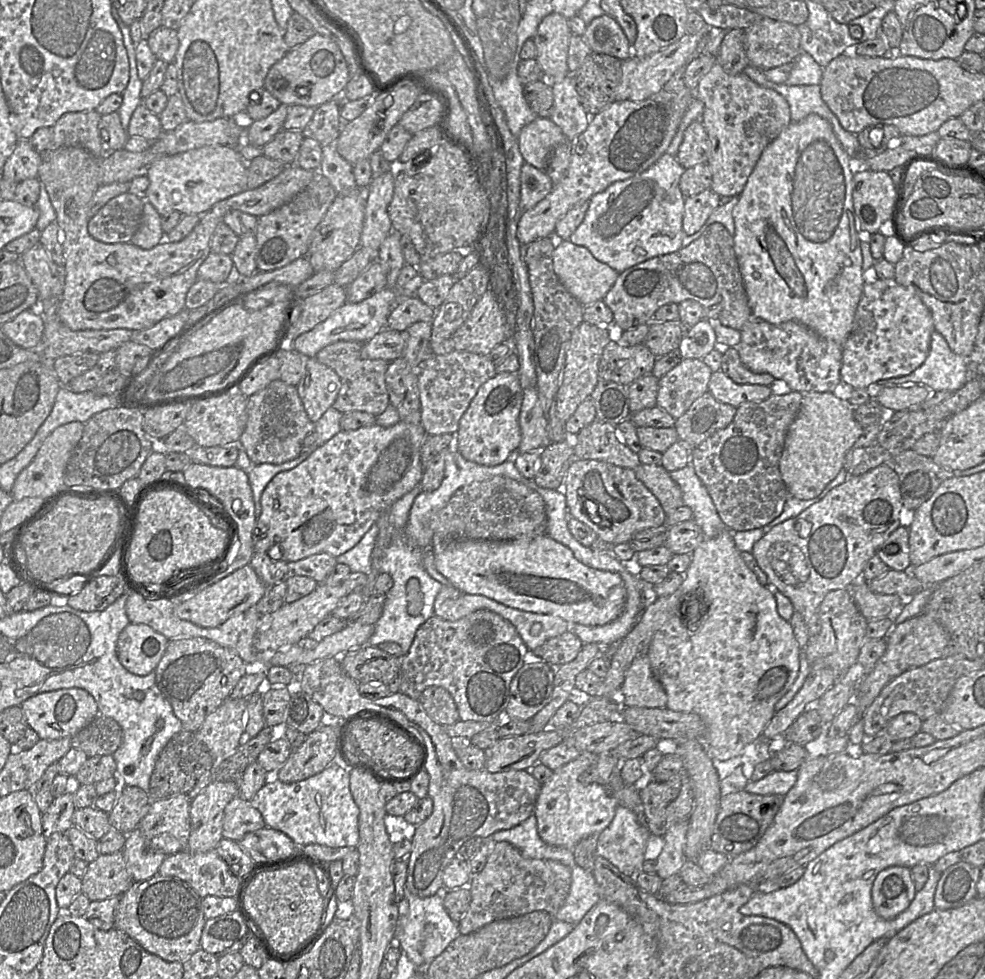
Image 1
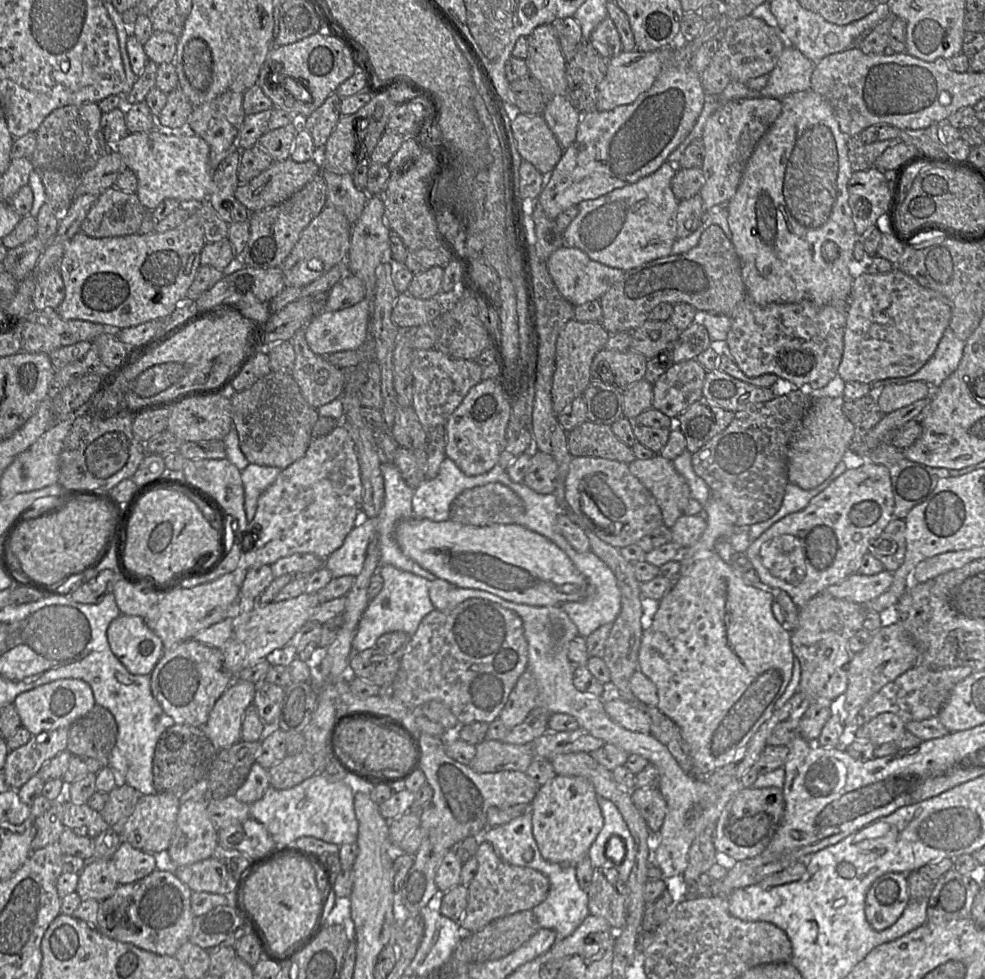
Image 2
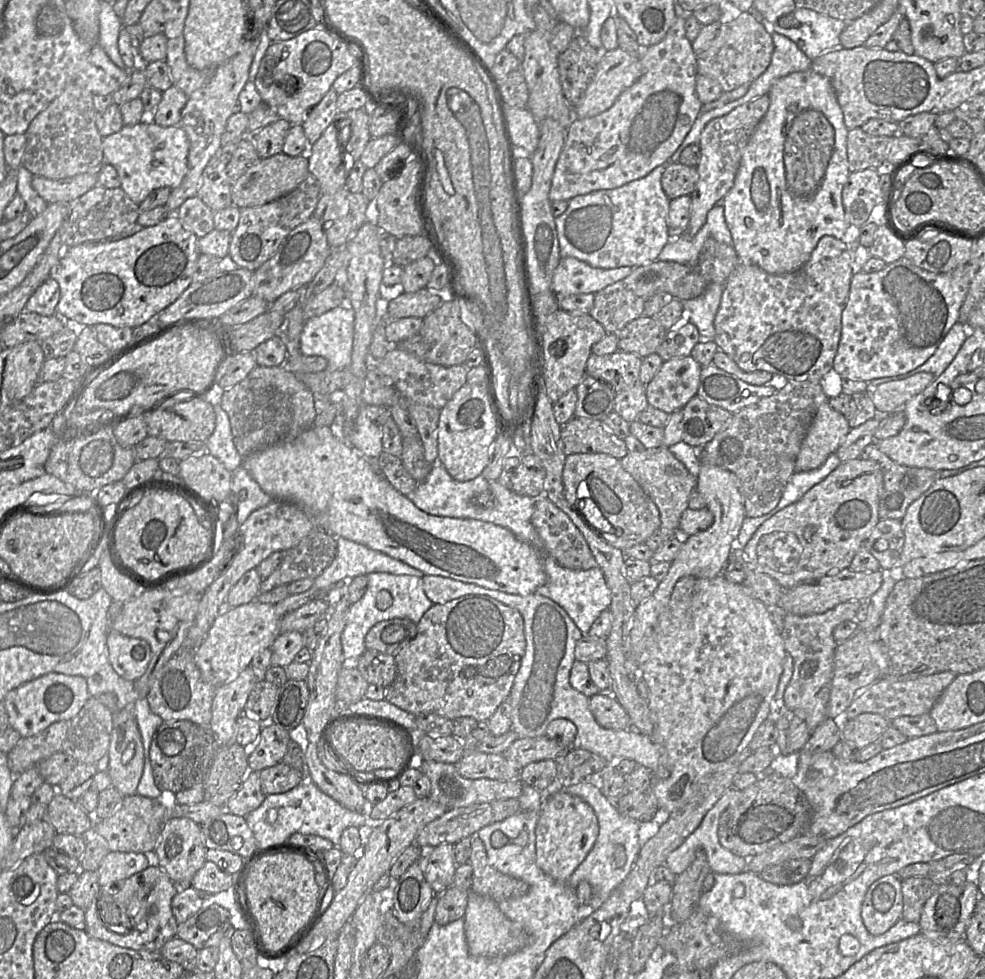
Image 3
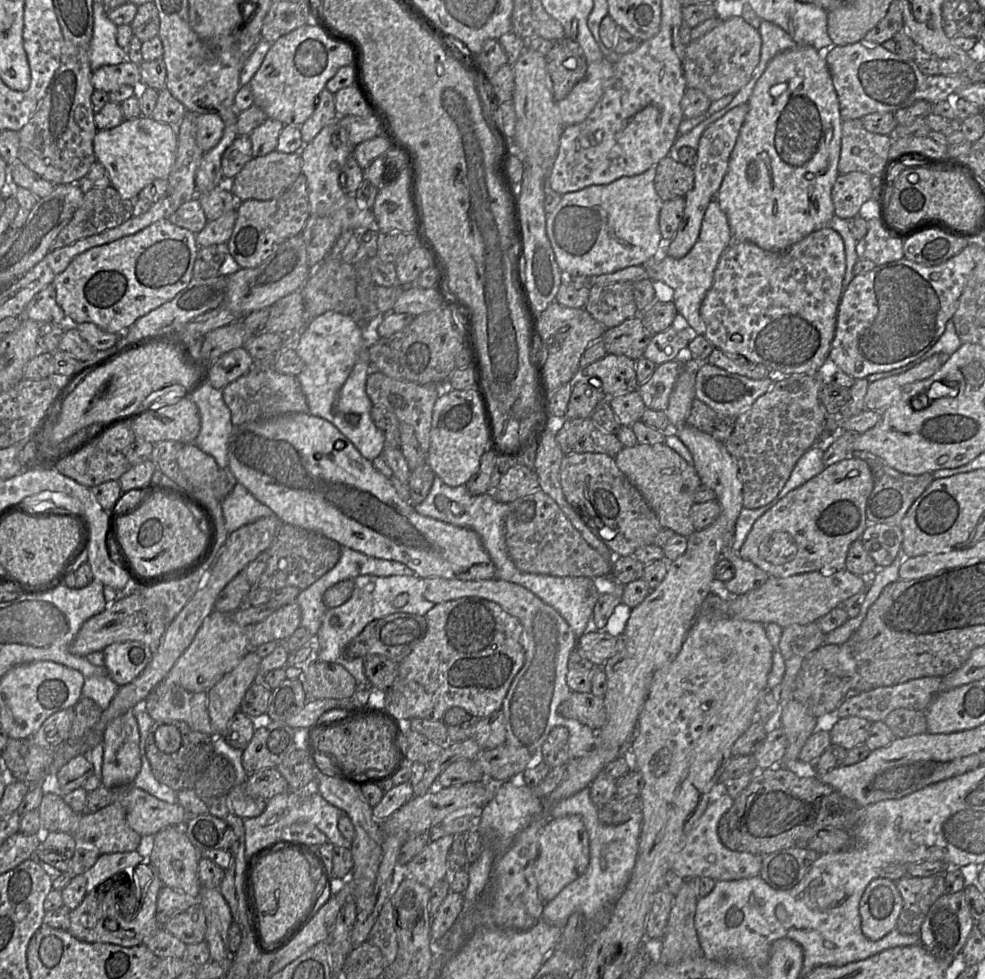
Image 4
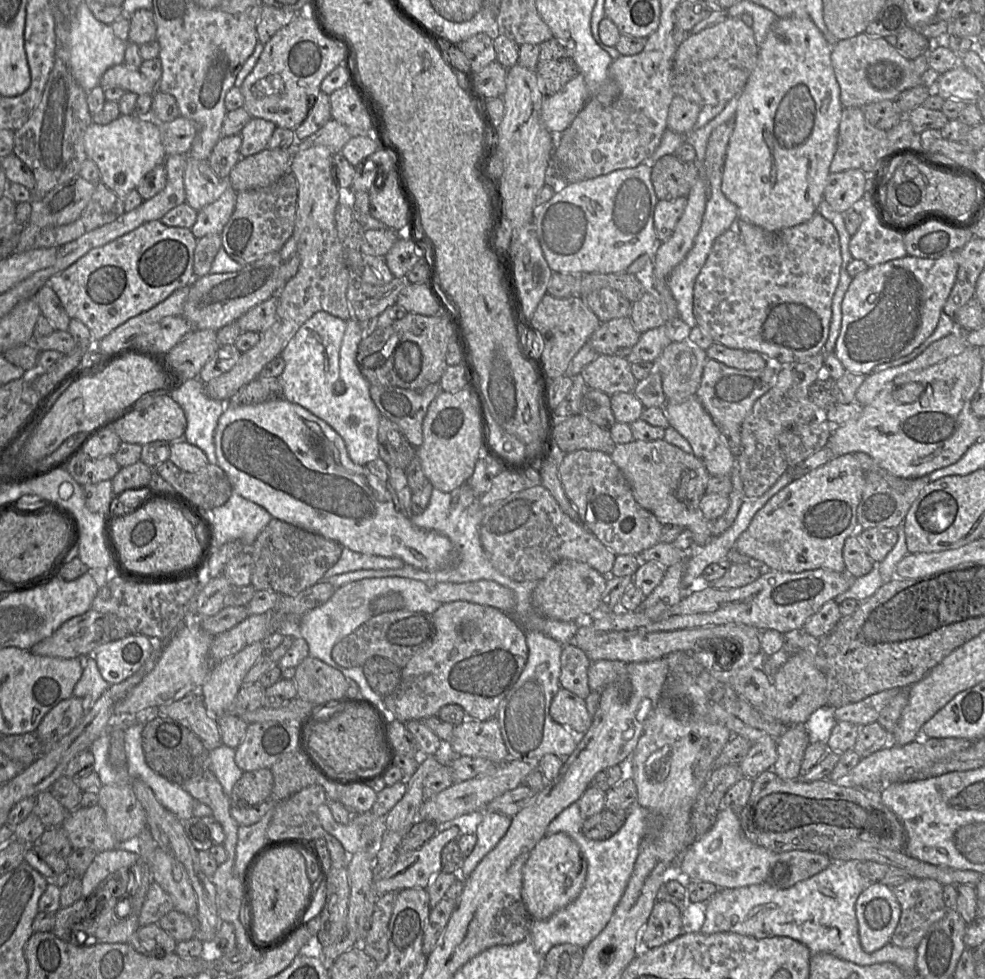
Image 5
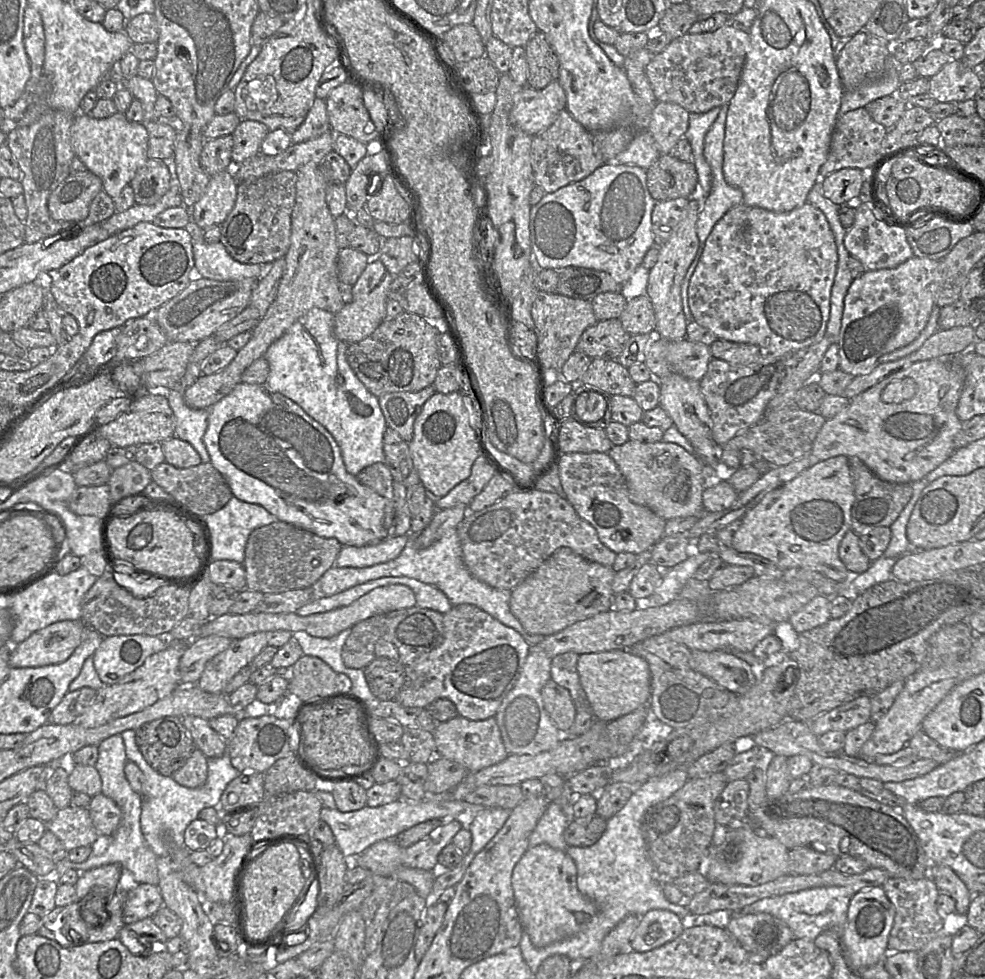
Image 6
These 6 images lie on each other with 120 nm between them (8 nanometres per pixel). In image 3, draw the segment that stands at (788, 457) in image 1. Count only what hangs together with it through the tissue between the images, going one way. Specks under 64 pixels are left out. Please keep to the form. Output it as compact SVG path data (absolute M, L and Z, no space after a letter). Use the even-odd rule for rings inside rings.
M828 401L824 402L801 444L795 471L810 471L821 466L844 442L850 429L848 420L835 411Z

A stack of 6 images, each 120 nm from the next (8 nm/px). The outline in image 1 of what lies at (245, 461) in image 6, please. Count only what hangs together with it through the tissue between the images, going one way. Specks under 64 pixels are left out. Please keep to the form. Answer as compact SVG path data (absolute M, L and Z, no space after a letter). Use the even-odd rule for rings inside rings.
M548 535L510 541L457 540L434 552L436 569L467 594L483 595L511 608L557 616L569 624L600 626L624 610L627 590L620 574L591 568Z

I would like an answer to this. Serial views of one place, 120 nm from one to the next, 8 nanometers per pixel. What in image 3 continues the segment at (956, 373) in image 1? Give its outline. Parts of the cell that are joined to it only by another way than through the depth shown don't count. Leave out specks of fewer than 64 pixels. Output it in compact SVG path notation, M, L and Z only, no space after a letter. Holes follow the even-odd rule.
M957 321L949 330L934 354L919 367L895 376L888 377L889 382L900 381L920 372L928 372L936 378L941 375L956 357L963 343L968 337L967 327Z

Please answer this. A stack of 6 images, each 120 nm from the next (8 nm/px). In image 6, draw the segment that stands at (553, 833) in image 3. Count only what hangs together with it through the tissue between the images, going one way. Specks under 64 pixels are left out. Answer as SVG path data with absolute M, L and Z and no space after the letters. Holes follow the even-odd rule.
M547 844L529 847L513 869L512 887L518 917L523 931L538 948L572 937L583 931L597 913L595 903L584 897L577 888L577 867L566 853Z

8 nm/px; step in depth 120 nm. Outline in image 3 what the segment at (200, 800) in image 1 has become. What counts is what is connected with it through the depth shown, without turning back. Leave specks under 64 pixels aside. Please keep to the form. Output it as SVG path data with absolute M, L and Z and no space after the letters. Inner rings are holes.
M172 818L167 820L160 832L158 843L154 849L157 865L179 887L191 884L194 875L206 862L207 848L199 824L188 818Z

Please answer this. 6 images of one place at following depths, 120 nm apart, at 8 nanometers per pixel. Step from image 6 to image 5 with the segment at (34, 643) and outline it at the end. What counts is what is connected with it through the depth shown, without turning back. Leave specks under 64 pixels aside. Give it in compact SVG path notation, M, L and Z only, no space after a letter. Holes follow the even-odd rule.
M90 609L82 615L75 616L64 622L53 634L34 644L30 651L35 655L78 658L93 655L94 650L105 643L121 639L131 634L128 623L111 613L102 613Z

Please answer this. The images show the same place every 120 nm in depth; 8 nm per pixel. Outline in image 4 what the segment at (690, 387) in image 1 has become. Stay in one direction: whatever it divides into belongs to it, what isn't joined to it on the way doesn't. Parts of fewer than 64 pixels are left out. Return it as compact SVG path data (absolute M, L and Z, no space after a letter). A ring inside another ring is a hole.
M673 360L657 365L652 376L639 384L639 392L646 408L666 411L674 384L681 372L682 360Z

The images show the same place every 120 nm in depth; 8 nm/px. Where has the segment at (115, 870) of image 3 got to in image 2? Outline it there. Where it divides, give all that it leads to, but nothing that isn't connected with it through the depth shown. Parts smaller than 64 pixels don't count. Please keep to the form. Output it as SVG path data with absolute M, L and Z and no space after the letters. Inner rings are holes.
M121 842L111 857L116 870L118 884L128 884L137 881L156 869L153 854L141 851L128 842Z

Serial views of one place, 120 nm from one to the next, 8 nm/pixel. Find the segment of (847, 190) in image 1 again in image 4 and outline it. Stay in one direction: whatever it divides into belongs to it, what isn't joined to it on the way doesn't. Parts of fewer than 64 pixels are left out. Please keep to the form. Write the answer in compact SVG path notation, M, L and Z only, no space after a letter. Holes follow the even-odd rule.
M798 45L794 49L784 51L776 55L768 63L764 73L754 87L748 101L748 113L730 156L728 171L715 198L727 217L733 240L748 241L766 251L785 251L812 232L828 227L829 222L835 215L832 189L839 176L838 163L841 152L843 121L841 119L838 96L824 53L811 46L804 45Z

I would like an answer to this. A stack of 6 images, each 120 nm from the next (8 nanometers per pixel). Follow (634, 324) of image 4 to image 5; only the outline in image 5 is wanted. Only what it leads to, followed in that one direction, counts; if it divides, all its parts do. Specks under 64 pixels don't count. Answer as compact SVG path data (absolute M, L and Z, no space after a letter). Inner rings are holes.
M629 317L612 319L600 324L588 340L599 355L626 358L639 341L638 332Z

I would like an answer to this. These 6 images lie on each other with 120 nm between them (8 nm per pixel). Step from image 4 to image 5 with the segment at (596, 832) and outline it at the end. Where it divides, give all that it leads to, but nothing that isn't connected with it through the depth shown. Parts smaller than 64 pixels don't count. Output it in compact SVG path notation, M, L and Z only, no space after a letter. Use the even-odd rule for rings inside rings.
M574 802L560 812L548 825L546 835L563 832L580 847L587 861L585 882L578 897L559 909L545 920L534 920L529 939L537 953L543 958L555 945L570 943L585 947L605 928L623 896L633 872L639 845L646 833L649 812L637 802L627 810L624 825L605 840L591 840L581 832L583 817L578 802Z

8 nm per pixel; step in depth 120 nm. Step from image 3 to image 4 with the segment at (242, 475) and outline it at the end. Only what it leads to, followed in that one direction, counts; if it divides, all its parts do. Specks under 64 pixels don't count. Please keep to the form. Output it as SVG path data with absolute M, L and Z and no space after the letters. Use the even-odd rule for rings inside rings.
M239 482L222 501L222 512L228 533L262 517L274 514L268 506L258 501Z

